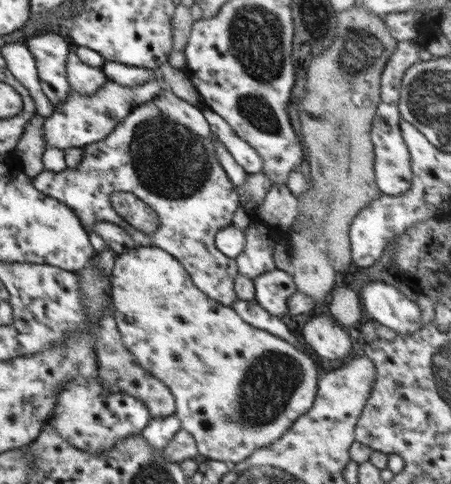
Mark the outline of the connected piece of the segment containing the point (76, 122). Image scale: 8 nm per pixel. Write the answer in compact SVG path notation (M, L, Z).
M162 75L156 80L136 85L135 87L124 86L107 79L106 83L94 95L82 95L82 93L71 89L66 101L55 106L54 113L45 118L44 133L47 147L60 148L82 148L88 144L99 142L112 133L117 123L122 122L130 114L134 106L152 100L152 98L168 89Z

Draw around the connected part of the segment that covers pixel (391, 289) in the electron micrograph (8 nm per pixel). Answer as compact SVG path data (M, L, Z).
M372 280L360 288L361 306L376 323L397 333L420 332L421 312L416 302L407 298L394 285Z

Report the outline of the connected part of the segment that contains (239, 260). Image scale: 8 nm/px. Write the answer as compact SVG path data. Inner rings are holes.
M252 221L246 228L246 244L243 252L234 260L237 269L246 277L256 277L275 268L275 244L270 238L268 225L260 221Z

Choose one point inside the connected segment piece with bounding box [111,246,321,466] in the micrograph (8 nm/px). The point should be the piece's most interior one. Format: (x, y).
(237, 388)

